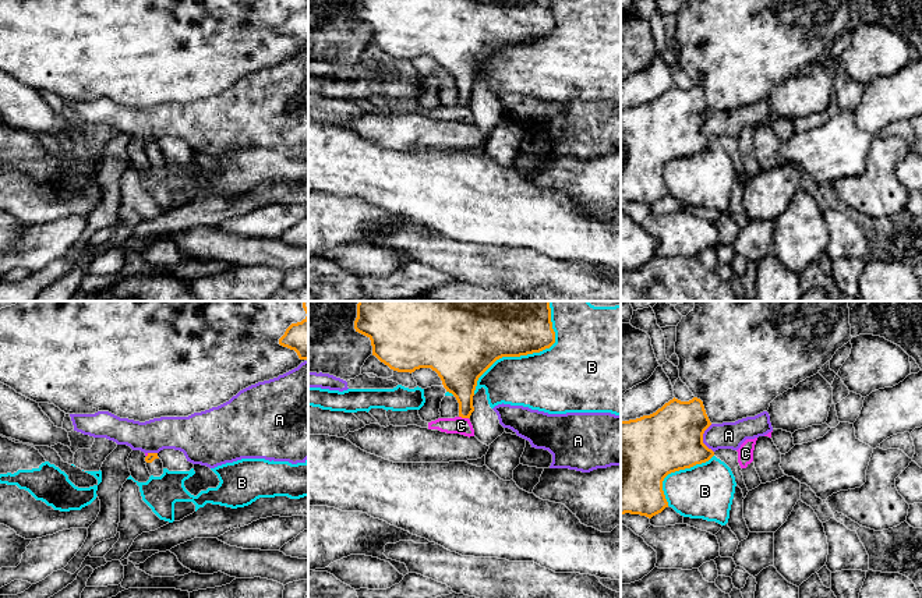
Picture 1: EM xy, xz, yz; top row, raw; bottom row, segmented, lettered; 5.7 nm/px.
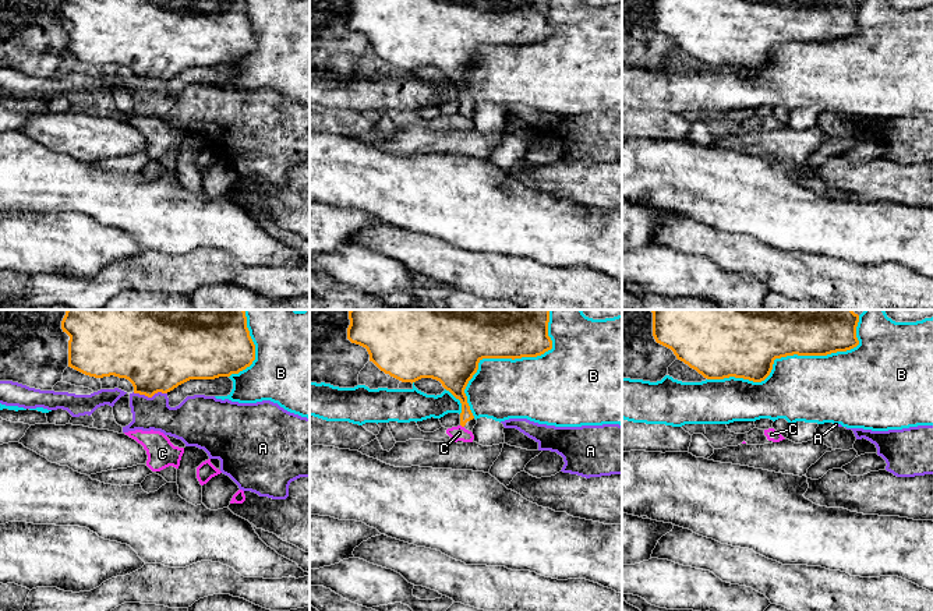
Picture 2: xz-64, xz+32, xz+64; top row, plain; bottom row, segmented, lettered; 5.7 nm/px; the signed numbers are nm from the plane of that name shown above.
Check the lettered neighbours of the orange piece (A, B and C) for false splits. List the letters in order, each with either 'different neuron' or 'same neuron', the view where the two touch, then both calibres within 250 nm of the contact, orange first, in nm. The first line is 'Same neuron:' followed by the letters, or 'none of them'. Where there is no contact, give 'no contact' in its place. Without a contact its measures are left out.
Same neuron: none of them
A: different neuron; contact in yz; calibres 360 and 160 nm
B: different neuron; contact in xz; calibres 300 and 380 nm
C: different neuron; contact in xz; calibres 220 and 100 nm

